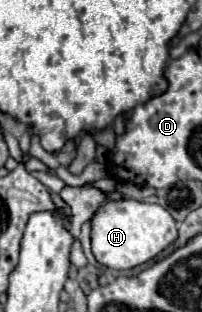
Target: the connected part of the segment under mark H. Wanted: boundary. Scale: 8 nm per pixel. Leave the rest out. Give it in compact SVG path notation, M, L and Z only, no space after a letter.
M132 198L118 200L118 202L104 202L94 212L90 224L92 224L90 242L92 242L94 258L100 264L114 270L128 270L152 260L166 246L170 246L178 236L176 222L166 208L158 204L138 202Z

